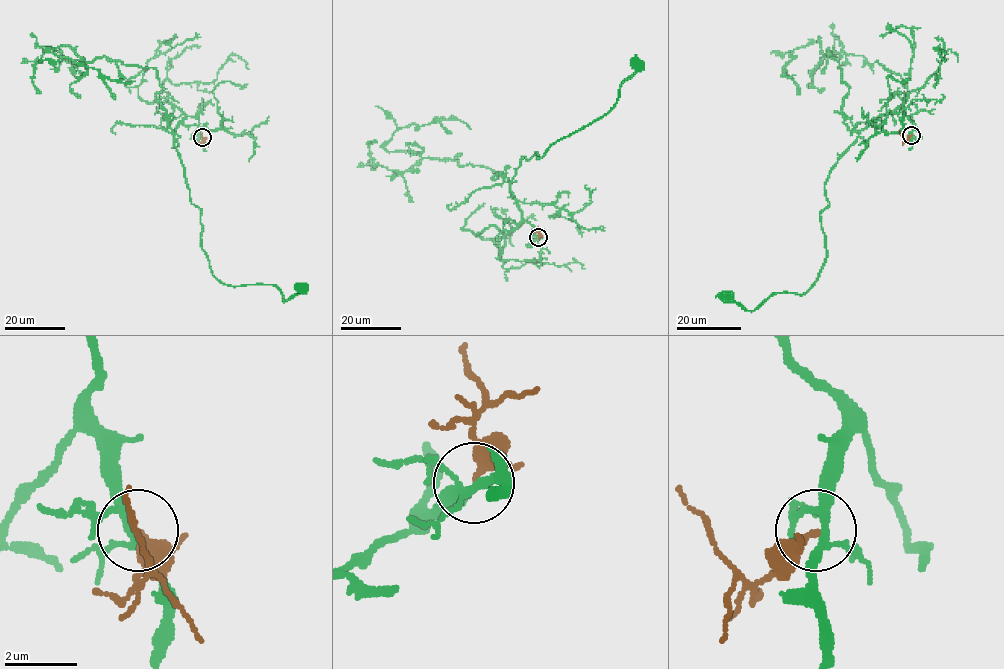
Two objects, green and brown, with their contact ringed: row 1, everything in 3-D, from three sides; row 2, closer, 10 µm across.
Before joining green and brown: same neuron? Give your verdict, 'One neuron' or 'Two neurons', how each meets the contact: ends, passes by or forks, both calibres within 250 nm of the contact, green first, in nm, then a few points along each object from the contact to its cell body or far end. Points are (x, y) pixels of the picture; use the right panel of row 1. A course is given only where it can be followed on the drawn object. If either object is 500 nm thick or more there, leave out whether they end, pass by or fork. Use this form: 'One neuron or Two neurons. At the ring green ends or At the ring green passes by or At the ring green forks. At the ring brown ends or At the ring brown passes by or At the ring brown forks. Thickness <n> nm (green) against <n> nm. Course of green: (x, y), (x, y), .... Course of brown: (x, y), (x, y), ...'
Two neurons. At the ring green forks. At the ring brown passes by. Thickness 200 nm (green) against 220 nm. Course of green: (912, 135), (904, 112), (873, 118), (831, 170), (820, 213), (827, 256), (808, 291), (749, 311), (726, 297). Course of brown: (911, 135), (905, 139), (899, 131)

